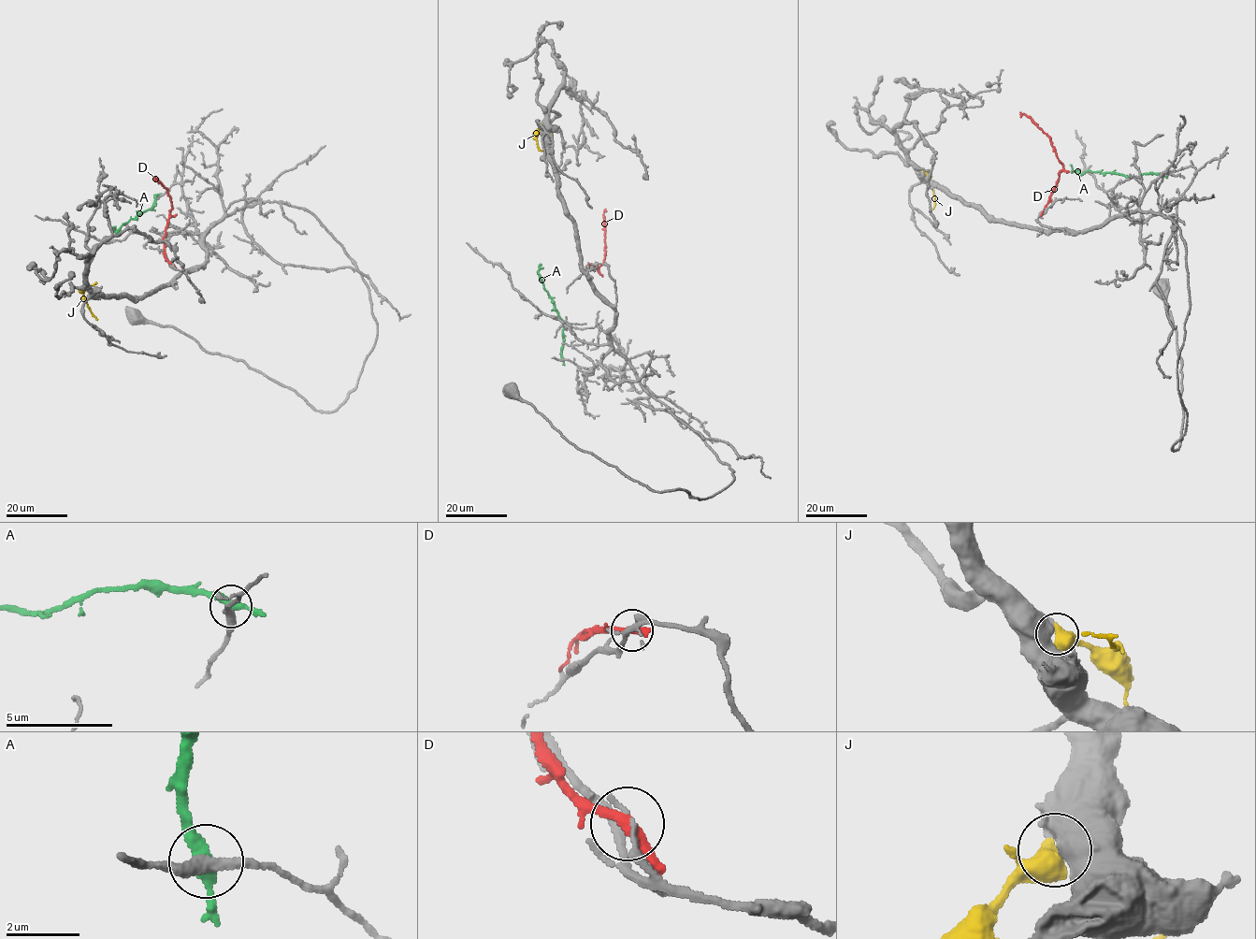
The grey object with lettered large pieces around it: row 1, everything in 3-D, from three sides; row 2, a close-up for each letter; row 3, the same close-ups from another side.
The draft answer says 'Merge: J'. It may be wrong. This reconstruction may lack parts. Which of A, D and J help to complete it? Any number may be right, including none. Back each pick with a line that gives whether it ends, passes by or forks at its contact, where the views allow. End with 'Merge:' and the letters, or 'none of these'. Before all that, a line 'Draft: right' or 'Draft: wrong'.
Draft: right
J: it passes by
Merge: J

